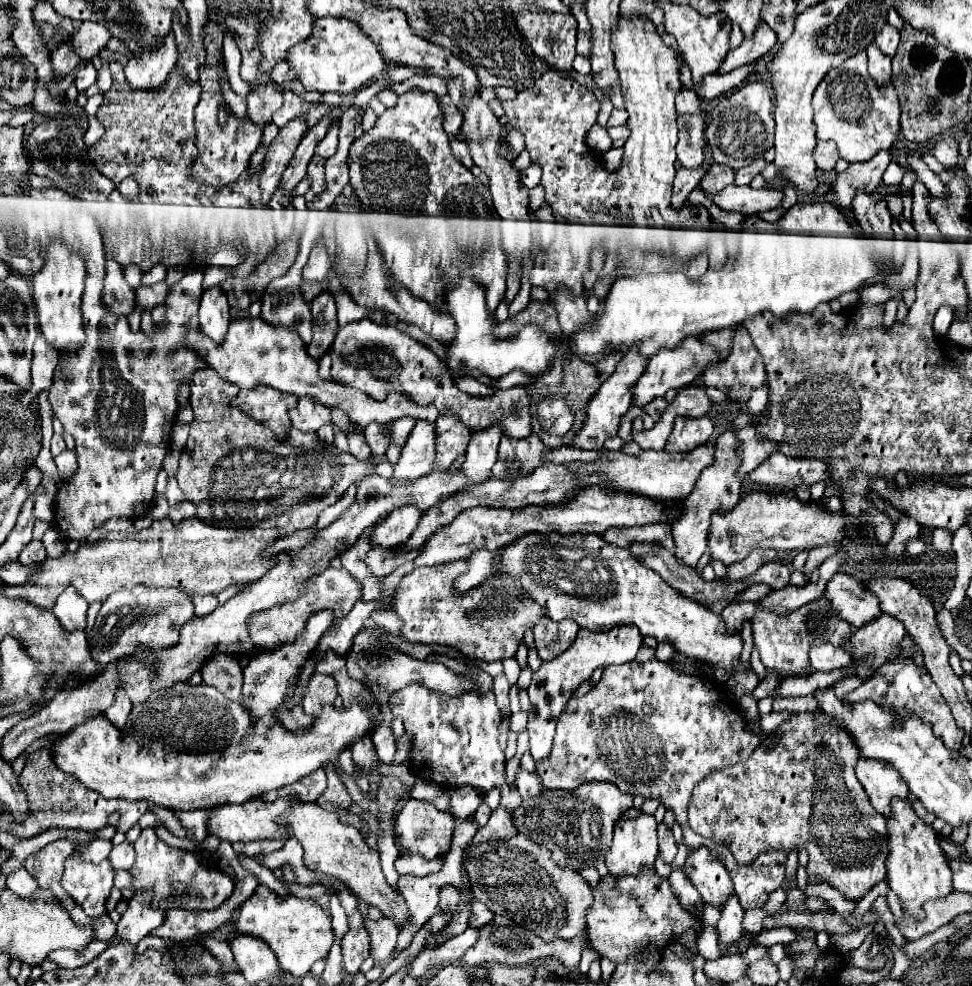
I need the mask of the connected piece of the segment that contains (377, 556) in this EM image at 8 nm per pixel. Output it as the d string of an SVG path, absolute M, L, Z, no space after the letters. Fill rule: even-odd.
M372 545L366 555L366 565L372 575L386 577L386 575L394 573L394 569L398 569L404 561L414 561L414 557L418 557L418 553L420 553L420 549L404 551L402 545L396 549L382 549L378 545Z

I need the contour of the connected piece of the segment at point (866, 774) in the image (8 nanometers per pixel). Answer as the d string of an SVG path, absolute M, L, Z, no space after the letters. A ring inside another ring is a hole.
M860 759L856 765L856 775L866 789L872 807L884 817L890 817L890 801L894 797L908 799L910 795L910 791L906 789L906 781L902 781L898 771L888 763Z

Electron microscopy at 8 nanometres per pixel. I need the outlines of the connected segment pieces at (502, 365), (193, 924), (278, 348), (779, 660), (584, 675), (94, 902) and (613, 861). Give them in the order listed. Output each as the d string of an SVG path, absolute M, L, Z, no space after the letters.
M462 279L458 287L448 291L448 313L454 317L458 329L456 341L446 347L448 369L454 373L460 369L480 369L480 373L498 379L514 369L520 369L522 373L536 377L546 371L554 351L558 349L558 343L552 341L544 331L540 331L538 325L526 325L514 339L494 341L492 329L496 327L496 317L486 313L484 289L470 279Z
M248 875L246 879L236 881L232 897L226 899L220 909L214 911L184 911L180 907L168 909L164 925L158 927L154 935L182 941L182 939L192 939L196 935L210 933L218 929L222 923L230 921L232 913L242 905L242 901L246 901L256 891L256 887L258 887L258 879L254 875Z
M238 317L230 323L226 341L222 345L214 345L208 337L204 337L202 331L190 333L190 345L198 349L202 357L206 357L206 363L220 373L222 379L236 383L238 387L256 389L260 385L278 389L282 393L292 393L298 397L310 397L312 401L342 409L348 419L360 427L366 427L370 423L392 423L400 417L412 417L412 419L426 419L434 423L438 419L438 409L434 405L420 407L416 405L406 393L390 393L390 401L374 401L362 391L356 391L350 385L324 381L318 377L318 363L312 359L306 351L304 341L294 329L288 327L272 327L266 325L260 317Z
M820 597L814 603L806 603L806 605L802 605L802 609L798 609L798 613L790 613L786 617L774 615L774 613L758 607L756 615L752 619L752 629L754 629L754 645L760 651L760 659L766 667L766 671L782 673L782 679L786 679L790 675L794 677L794 675L810 675L812 673L808 651L814 643L830 641L834 645L842 645L842 641L850 639L850 635L852 635L852 627L848 623L844 623L844 619L838 617L838 613L834 613L830 609L830 601L826 597Z
M634 625L614 627L610 631L580 629L576 641L562 655L554 657L552 661L544 661L540 669L534 671L532 683L528 687L528 695L532 703L532 709L528 713L528 733L530 733L530 753L534 761L548 757L552 749L558 715L562 713L562 709L566 709L566 703L574 695L574 691L582 683L586 683L598 667L622 665L634 661L640 645L642 645L642 635L638 633L638 629L634 629Z
M78 853L68 857L62 875L62 887L90 917L100 917L106 913L104 903L114 885L112 881L114 881L114 869L108 859L94 865L84 863L78 857Z
M652 815L618 821L614 843L606 855L606 867L612 875L638 875L642 867L654 867L658 855L656 821Z

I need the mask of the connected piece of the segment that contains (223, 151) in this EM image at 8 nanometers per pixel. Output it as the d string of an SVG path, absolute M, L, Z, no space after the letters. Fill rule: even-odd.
M206 65L200 69L200 85L202 85L202 95L200 103L196 105L194 113L194 125L196 125L196 147L198 147L198 157L192 165L192 177L198 183L210 185L214 189L222 189L228 183L234 183L249 165L253 153L258 149L262 138L262 127L254 125L248 117L238 119L234 113L230 113L230 119L224 127L218 125L218 109L220 103L224 101L220 93L220 73L222 65Z

